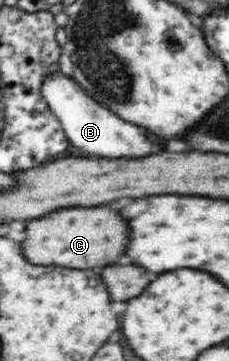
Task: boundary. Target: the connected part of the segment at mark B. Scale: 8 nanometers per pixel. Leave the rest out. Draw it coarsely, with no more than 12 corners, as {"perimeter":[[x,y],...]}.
{"perimeter":[[53,73],[41,96],[72,152],[103,158],[159,153],[144,128]]}

